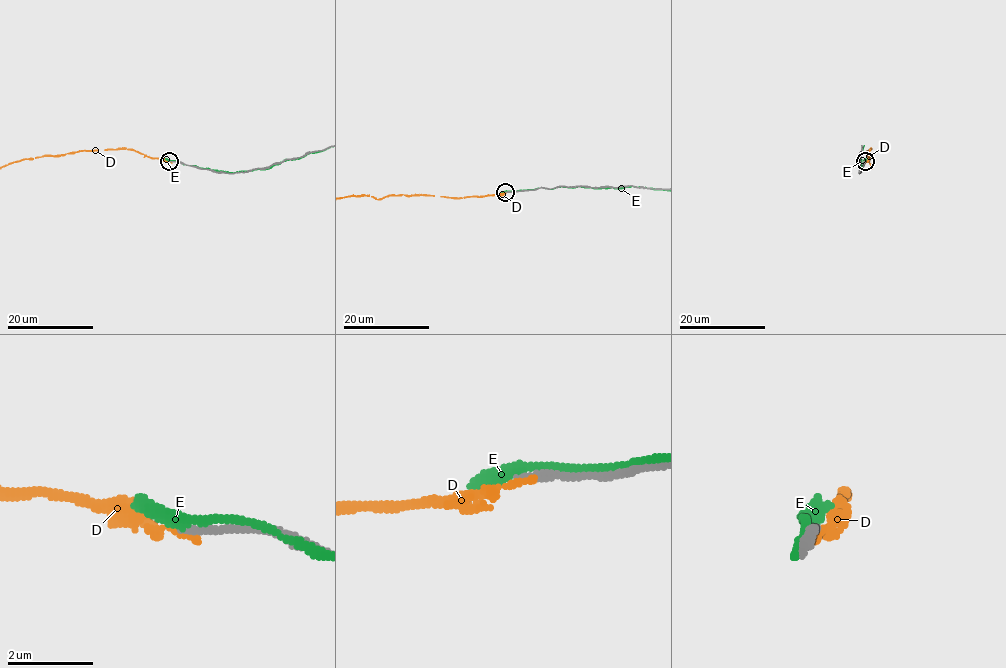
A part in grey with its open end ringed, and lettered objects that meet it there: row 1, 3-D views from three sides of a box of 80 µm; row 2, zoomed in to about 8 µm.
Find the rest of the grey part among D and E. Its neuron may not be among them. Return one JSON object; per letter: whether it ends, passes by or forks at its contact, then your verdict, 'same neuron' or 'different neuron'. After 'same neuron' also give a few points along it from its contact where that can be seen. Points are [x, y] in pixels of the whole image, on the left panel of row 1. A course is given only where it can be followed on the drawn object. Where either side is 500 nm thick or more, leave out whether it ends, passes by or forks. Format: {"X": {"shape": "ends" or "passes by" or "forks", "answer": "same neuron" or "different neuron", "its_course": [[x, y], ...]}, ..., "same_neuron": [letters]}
{"D": {"shape": "ends", "answer": "different neuron"}, "E": {"shape": "passes by", "answer": "different neuron"}, "same_neuron": []}

